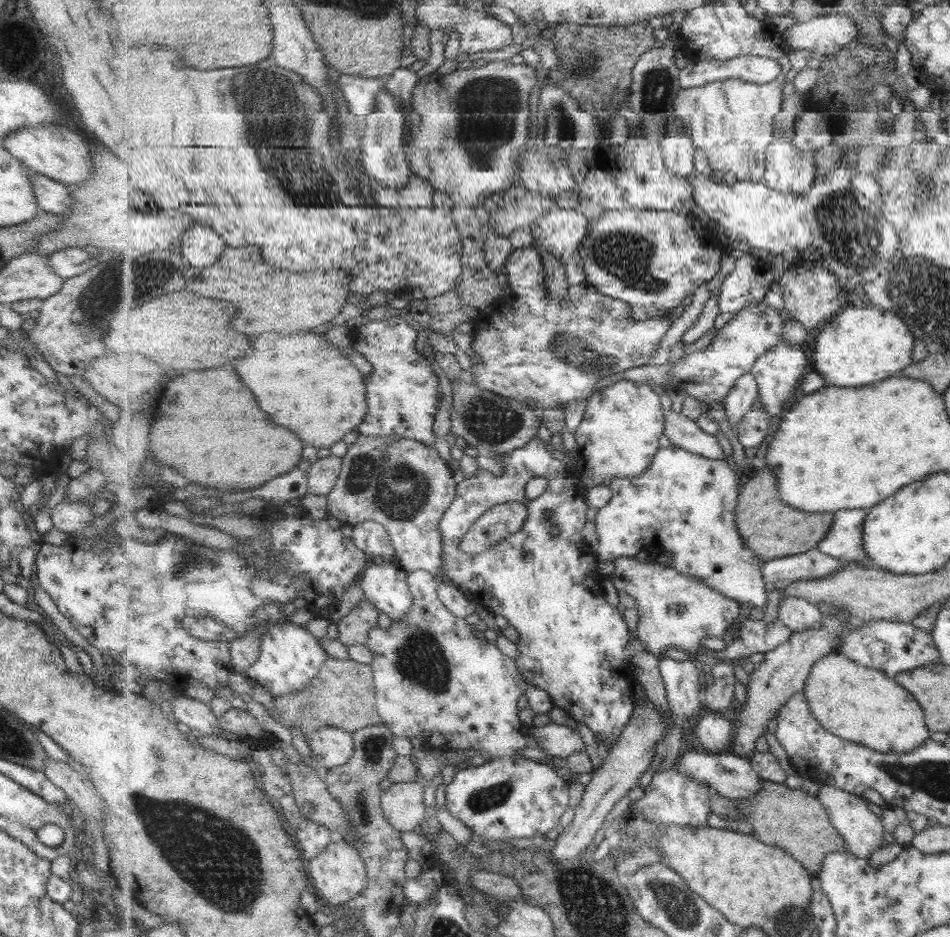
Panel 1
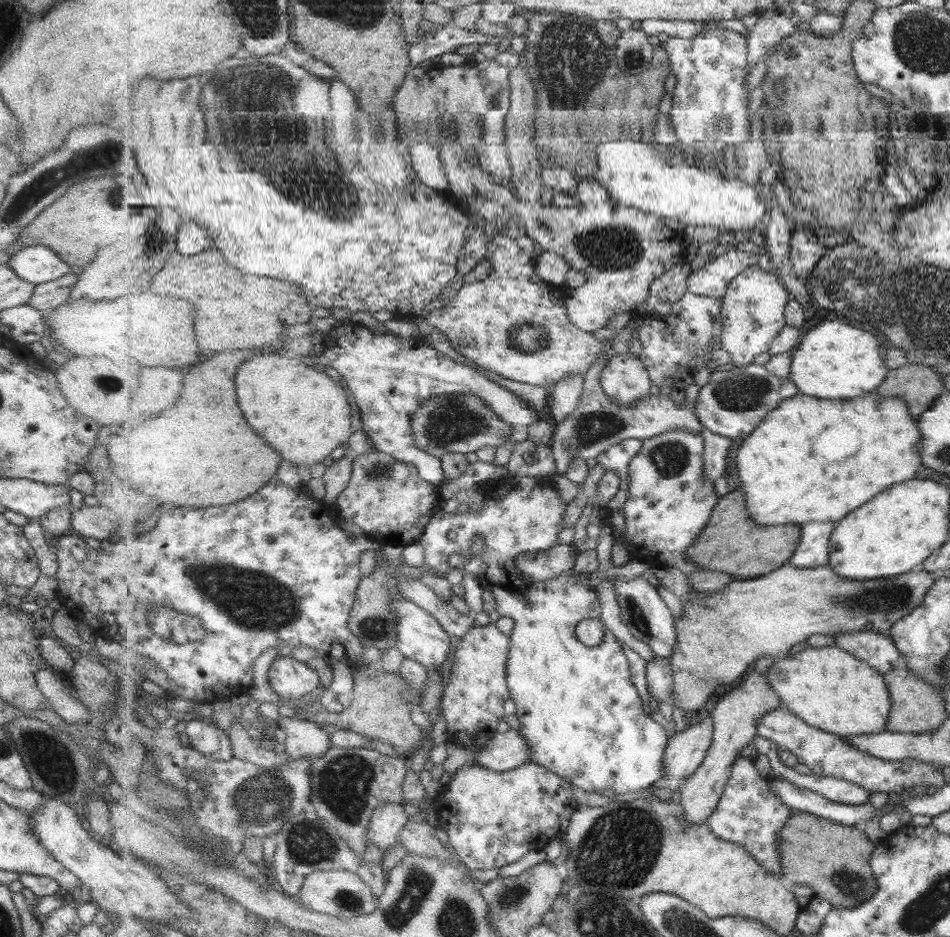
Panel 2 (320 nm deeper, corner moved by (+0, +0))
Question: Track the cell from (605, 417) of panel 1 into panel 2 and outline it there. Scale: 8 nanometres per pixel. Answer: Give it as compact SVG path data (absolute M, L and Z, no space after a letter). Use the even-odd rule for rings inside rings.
M617 353L602 372L602 386L613 402L631 408L655 389L644 362L633 353Z

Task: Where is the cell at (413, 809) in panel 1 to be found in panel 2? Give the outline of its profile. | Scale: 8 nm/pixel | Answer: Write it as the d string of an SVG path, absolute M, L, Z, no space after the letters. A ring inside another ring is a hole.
M385 802L373 811L368 826L369 840L381 850L387 850L399 843L400 832L409 821L403 804Z

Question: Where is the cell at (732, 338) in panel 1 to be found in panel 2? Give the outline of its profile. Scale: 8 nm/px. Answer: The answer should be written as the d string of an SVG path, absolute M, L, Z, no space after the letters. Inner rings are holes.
M759 265L746 268L732 280L722 298L722 346L729 351L735 367L755 363L757 356L770 349L775 337L785 328L786 306L790 298L788 288L779 280L777 273L763 270Z

